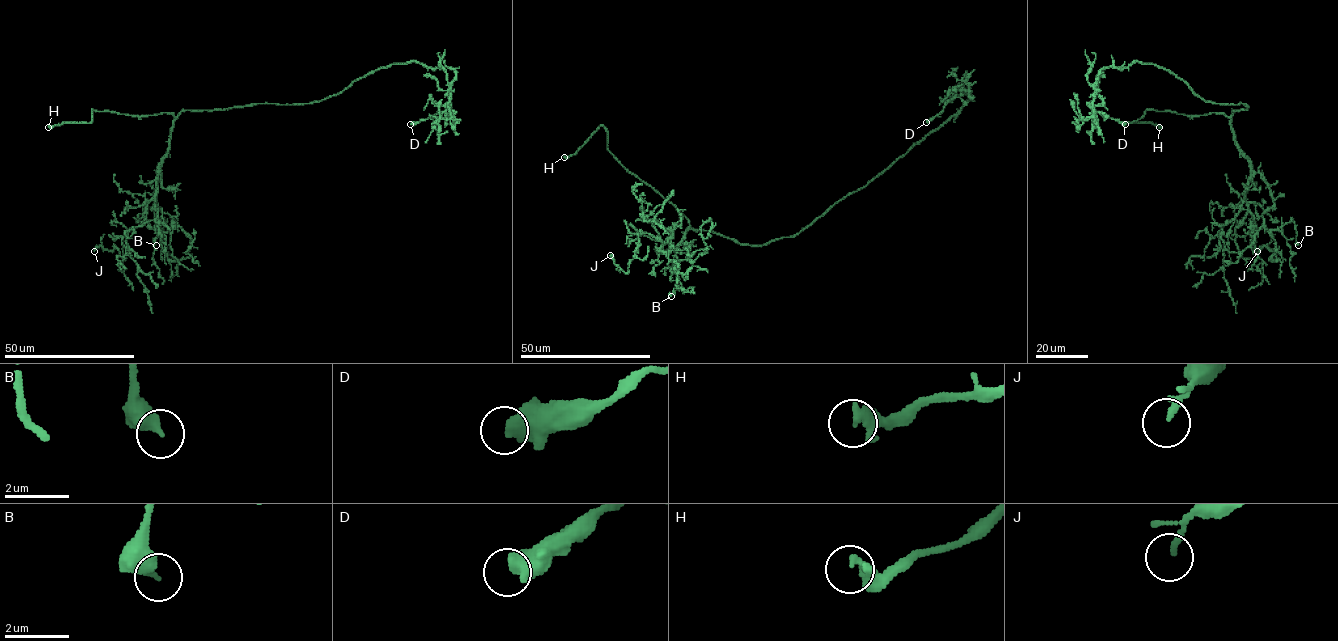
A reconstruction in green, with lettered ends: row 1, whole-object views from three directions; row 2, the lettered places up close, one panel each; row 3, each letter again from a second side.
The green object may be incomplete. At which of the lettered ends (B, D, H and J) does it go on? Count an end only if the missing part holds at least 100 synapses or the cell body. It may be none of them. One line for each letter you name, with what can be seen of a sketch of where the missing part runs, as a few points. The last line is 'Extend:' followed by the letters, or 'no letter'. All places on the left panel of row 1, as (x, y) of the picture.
Extend: H

